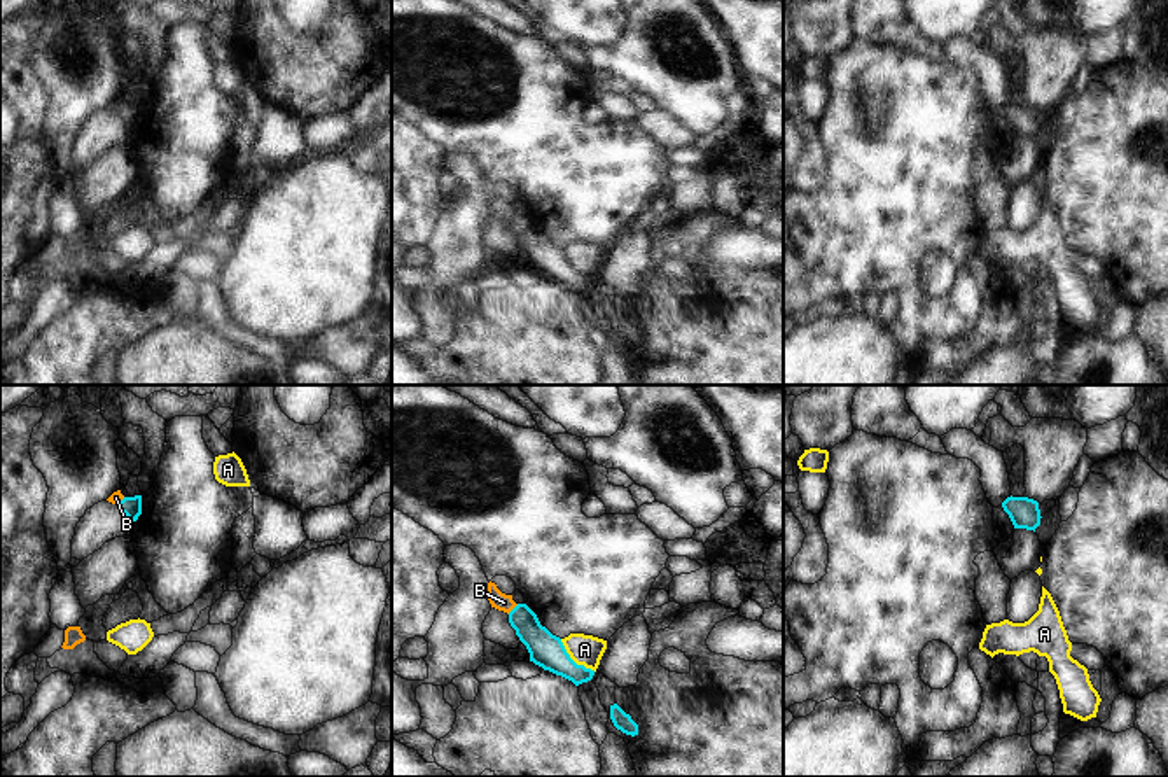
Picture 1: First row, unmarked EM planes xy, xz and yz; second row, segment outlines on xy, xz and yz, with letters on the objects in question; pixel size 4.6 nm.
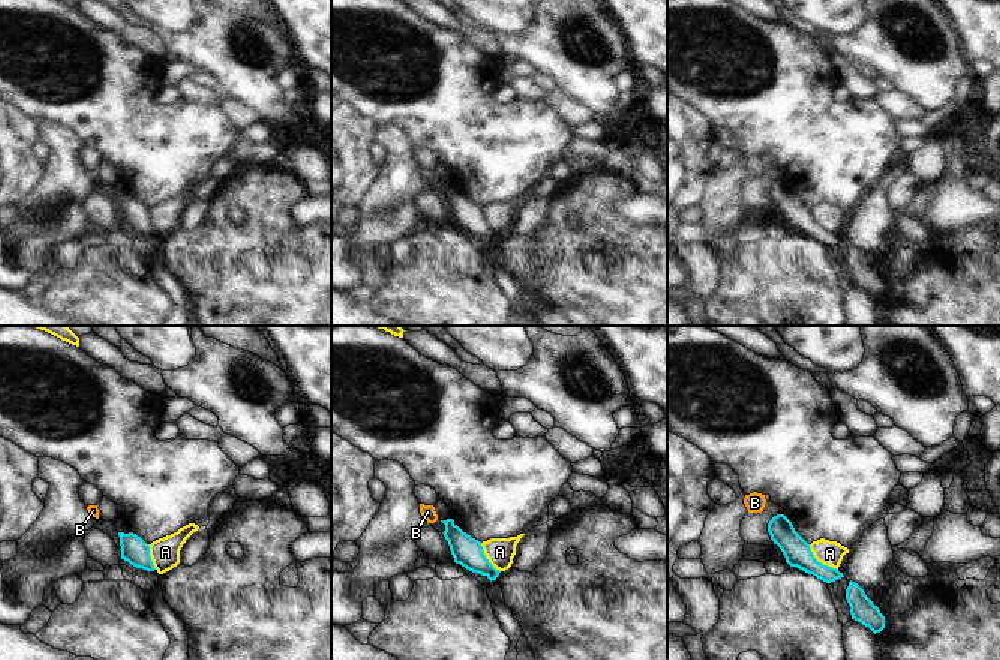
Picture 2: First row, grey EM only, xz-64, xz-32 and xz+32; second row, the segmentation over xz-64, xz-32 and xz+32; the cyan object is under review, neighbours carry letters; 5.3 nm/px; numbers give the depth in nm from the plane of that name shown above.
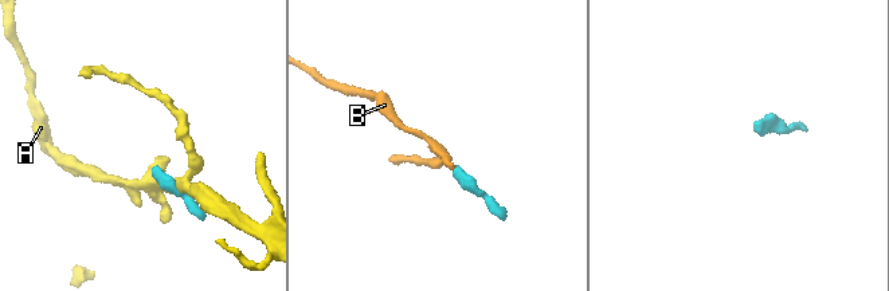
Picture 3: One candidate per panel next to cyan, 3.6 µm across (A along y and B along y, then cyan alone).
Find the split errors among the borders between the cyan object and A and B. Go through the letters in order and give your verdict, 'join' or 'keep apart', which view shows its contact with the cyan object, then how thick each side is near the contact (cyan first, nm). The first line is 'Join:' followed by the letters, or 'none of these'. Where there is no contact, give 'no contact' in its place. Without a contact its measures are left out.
Join: B
A: keep apart; contact in xz; calibres 160 and 140 nm
B: join; contact in xz; calibres 160 and 80 nm

